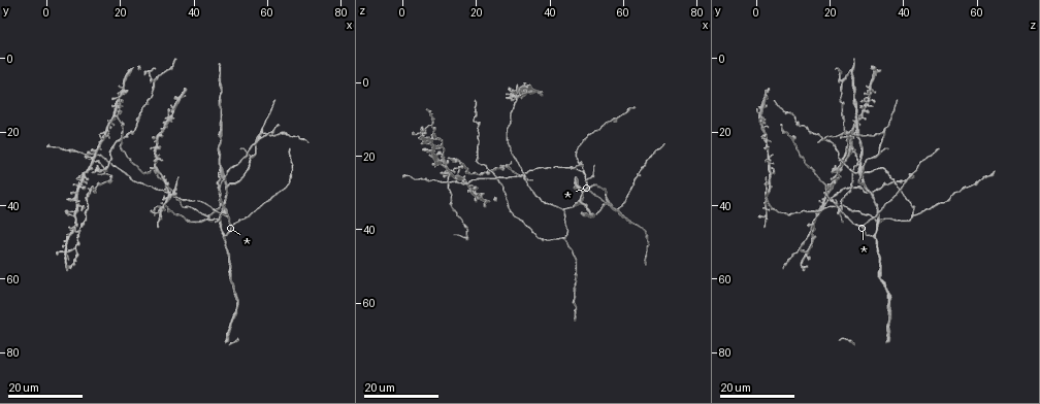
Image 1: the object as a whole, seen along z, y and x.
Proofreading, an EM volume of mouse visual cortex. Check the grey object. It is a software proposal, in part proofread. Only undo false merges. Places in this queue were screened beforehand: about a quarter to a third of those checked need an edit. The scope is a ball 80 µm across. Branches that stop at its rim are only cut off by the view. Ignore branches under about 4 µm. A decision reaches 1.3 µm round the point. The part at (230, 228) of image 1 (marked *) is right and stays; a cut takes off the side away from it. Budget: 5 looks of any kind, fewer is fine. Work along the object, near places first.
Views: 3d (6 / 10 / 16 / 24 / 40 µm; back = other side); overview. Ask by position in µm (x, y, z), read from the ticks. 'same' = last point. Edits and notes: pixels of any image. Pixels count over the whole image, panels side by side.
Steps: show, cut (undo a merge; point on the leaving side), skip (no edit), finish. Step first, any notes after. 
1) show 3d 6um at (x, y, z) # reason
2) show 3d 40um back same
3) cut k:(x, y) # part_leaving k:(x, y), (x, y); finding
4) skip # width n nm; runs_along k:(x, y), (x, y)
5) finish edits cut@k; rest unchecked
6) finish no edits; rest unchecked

show 3d 16um at (44.0, 43.0, 35.0) # arms part here

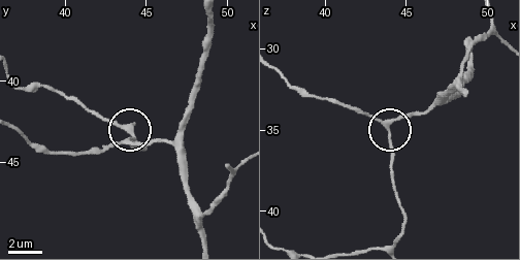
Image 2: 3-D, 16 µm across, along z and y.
show 3d 6um at (43.9, 43.7, 34.7)

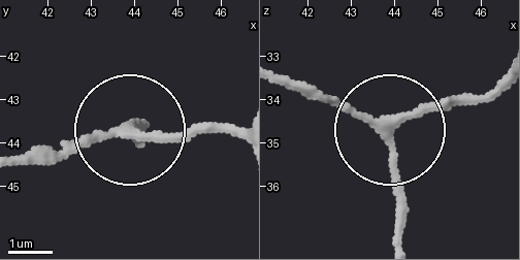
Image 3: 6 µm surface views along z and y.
skip # arms 3; runs_along 3:(500, 85), (412, 110), (393, 129), (400, 236); all the same neuron

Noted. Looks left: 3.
show 3d 24um at (47.5, 39.5, 22.0) # three-way junction

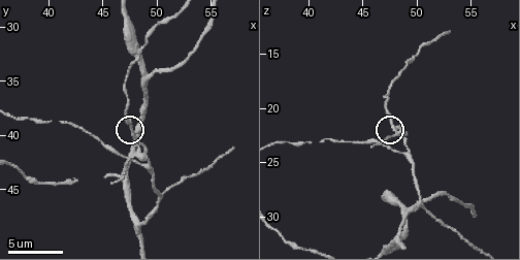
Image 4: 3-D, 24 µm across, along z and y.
show 3d 10um at (48.0, 39.8, 21.8)

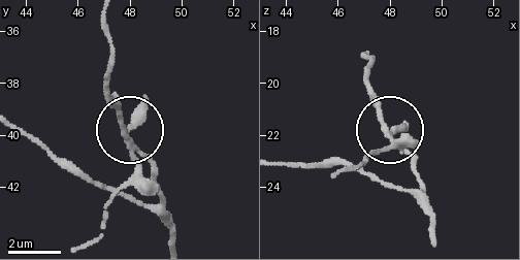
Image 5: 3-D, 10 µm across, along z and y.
cut 5:(144, 177) # width 220 nm; part_leaving 5:(130, 145), (134, 176), (90, 240); two neurons meet here

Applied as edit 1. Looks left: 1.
finish edits cut@5; rest unchecked

